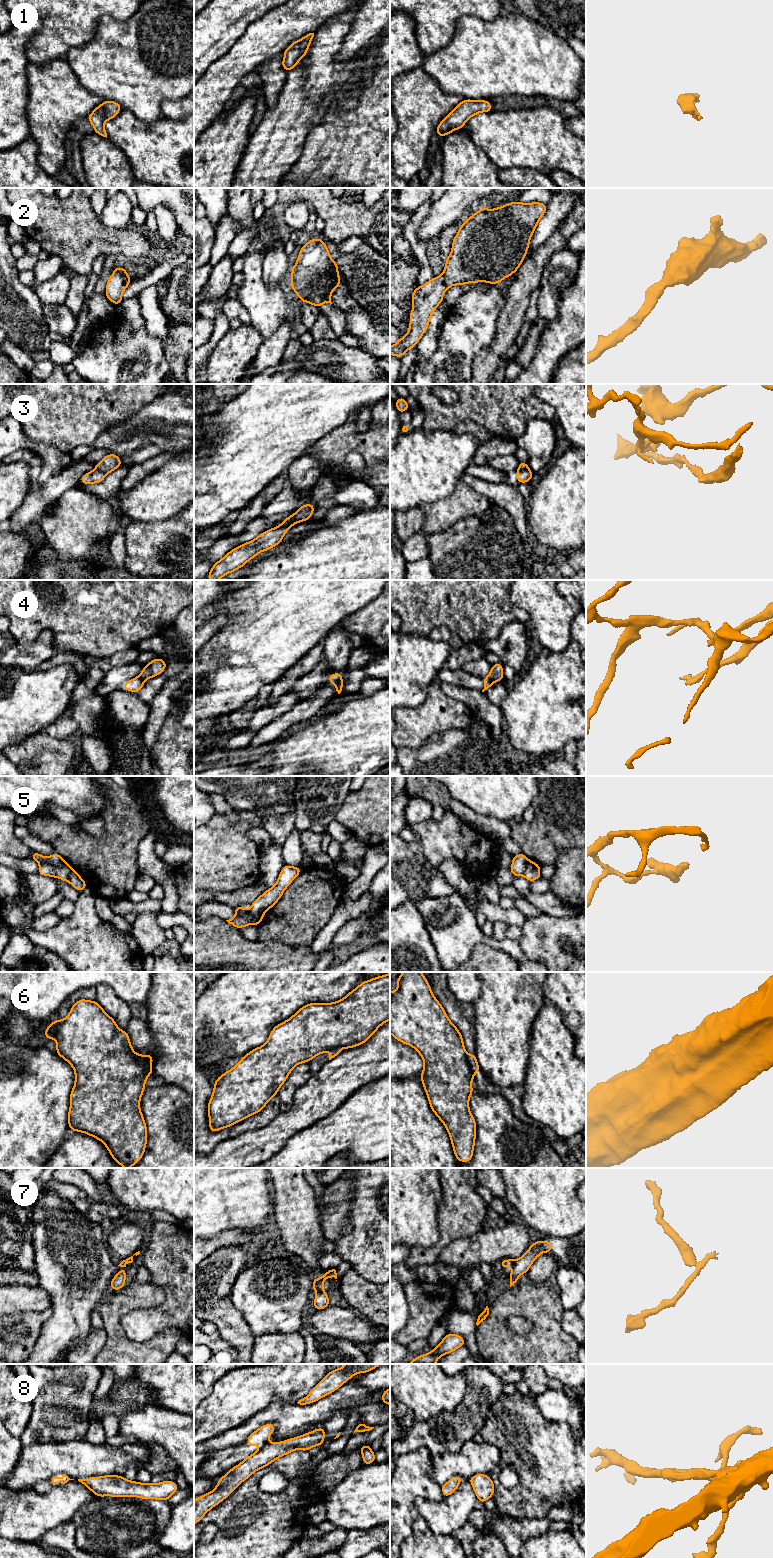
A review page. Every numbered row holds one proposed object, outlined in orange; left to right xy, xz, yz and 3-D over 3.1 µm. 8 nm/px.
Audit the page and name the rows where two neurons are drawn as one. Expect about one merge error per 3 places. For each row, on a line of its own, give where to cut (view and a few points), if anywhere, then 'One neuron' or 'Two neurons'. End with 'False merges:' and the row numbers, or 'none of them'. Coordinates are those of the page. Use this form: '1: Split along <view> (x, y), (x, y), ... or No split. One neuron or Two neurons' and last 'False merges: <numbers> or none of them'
1: No split. One neuron
2: No split. One neuron
3: Split along xz (294, 513), (294, 517), (299, 521). Two neurons
4: Split along xz (341, 677), (335, 685). Two neurons
5: Split along xy (65, 862), (59, 865), (40, 864). Two neurons
6: Split along yz (466, 1054), (469, 1068), (473, 1075). Two neurons
7: Split along xz (317, 1290), (322, 1291). Two neurons
8: Split along xz (266, 1441), (261, 1448). Two neurons
False merges: 3, 4, 5, 6, 7, 8

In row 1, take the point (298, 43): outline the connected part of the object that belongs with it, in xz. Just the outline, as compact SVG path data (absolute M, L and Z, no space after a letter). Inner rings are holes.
M309 33L305 37L293 42L284 52L284 60L280 64L286 72L292 70L297 63L307 55L308 48L314 33Z

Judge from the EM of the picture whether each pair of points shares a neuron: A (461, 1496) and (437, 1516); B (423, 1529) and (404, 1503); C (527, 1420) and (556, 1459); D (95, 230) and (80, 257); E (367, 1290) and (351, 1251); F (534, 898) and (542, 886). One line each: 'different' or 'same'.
A: same
B: different
C: same
D: same
E: different
F: same

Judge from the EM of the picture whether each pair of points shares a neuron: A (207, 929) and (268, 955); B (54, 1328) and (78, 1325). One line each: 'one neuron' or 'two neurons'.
A: one neuron
B: one neuron

